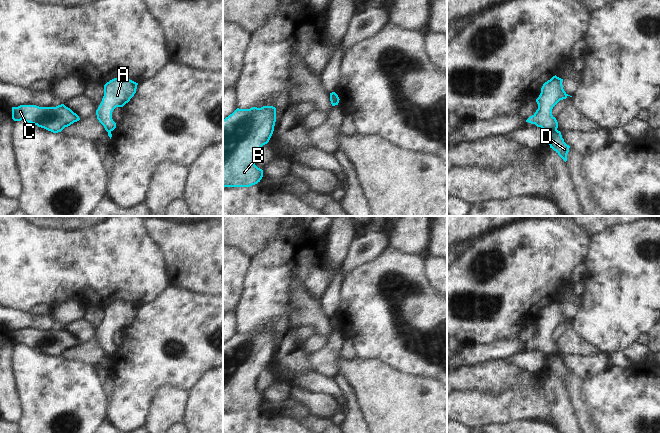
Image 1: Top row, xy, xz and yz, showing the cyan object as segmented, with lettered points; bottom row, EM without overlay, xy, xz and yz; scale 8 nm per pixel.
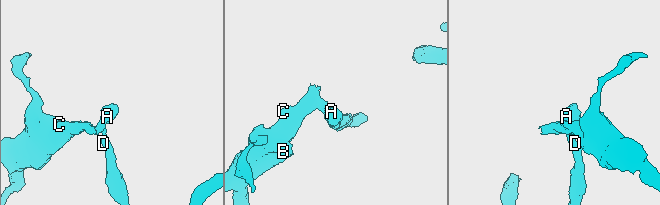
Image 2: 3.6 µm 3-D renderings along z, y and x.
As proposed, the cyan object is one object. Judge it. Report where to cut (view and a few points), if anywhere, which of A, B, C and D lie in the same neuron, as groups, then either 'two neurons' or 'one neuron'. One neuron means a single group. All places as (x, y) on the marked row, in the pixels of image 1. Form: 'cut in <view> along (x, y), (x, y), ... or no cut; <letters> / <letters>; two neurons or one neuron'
cut in yz along (556, 129), (547, 132); A B C / D; two neurons

